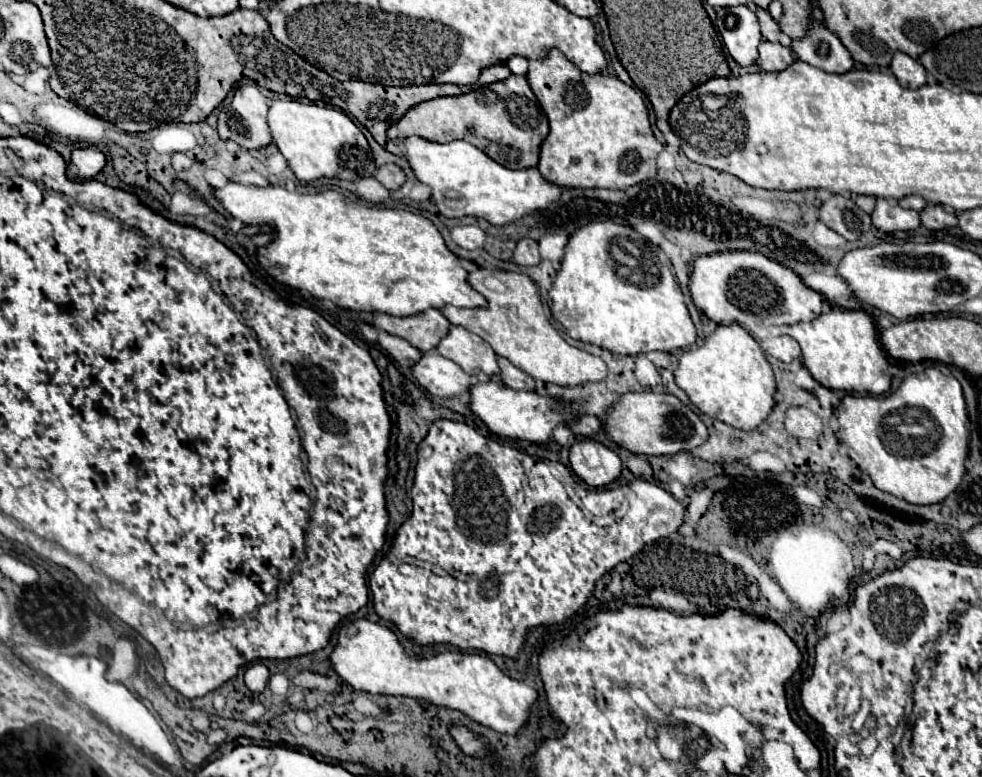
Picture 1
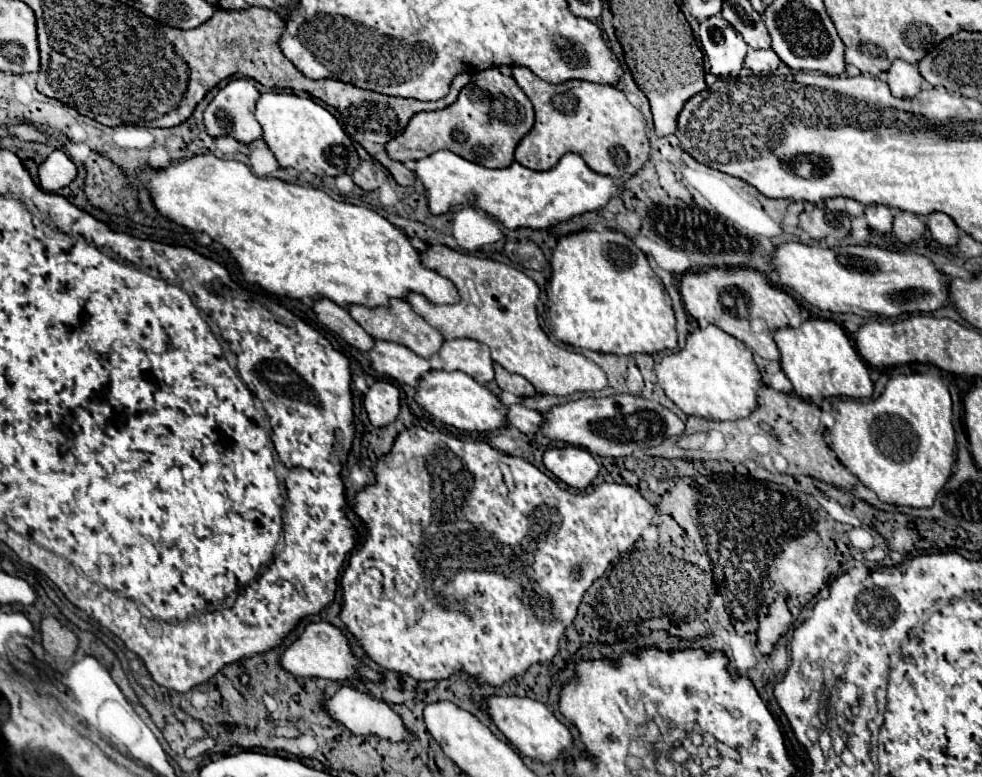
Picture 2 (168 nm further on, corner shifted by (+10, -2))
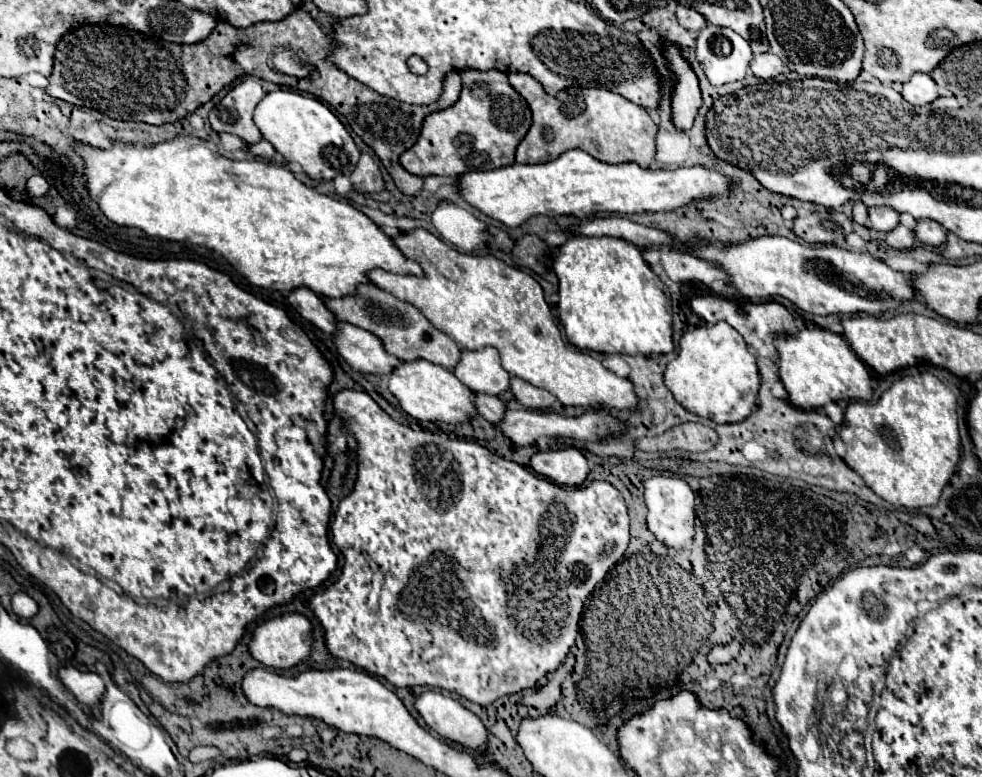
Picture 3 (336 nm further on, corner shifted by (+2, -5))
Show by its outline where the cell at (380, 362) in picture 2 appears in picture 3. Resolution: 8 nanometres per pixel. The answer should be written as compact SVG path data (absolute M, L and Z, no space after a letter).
M351 323L335 325L333 343L337 347L337 353L345 359L345 363L361 373L387 375L399 363L397 357L389 355L381 347L381 341L373 333L361 331Z

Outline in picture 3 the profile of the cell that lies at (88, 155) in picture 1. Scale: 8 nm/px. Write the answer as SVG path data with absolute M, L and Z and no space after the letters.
M33 175L27 179L25 189L27 189L27 195L31 195L31 197L43 197L49 189L49 183L43 175Z

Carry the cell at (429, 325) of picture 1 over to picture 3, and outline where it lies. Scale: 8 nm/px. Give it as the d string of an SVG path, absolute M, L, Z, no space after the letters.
M371 283L357 285L357 291L353 295L345 295L339 299L321 297L321 301L335 315L335 319L357 325L357 327L373 333L375 337L379 337L385 351L401 361L421 357L421 359L427 359L445 369L453 369L459 363L461 351L451 337L447 337L443 331L435 329L417 307L393 297L391 293L379 289Z

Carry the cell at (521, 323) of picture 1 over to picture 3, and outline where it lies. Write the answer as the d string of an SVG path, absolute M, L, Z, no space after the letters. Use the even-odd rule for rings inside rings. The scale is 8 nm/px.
M427 229L405 231L397 237L393 237L393 243L403 255L407 255L407 259L413 259L421 265L421 269L425 271L423 277L371 269L367 273L369 281L373 285L377 285L379 289L389 291L397 299L415 305L439 331L449 335L461 349L475 351L475 349L481 349L487 345L495 347L501 355L503 369L509 375L515 375L539 389L549 389L563 405L585 407L585 409L603 407L603 409L617 409L617 411L637 411L639 409L639 397L629 379L617 377L615 373L605 369L599 359L565 345L565 341L561 339L561 331L557 329L557 325L553 321L551 309L543 297L543 289L529 273L525 273L517 267L511 267L493 255L459 253L451 245L441 241L439 237L431 235ZM477 323L483 323L485 329L481 329L481 331L475 329Z

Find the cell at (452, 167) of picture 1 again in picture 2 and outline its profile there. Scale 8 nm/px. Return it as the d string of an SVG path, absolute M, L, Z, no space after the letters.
M439 150L431 156L415 160L415 178L427 190L431 214L449 214L455 206L471 206L485 210L499 220L507 230L517 228L549 228L577 214L599 210L619 192L619 184L611 176L601 176L583 162L577 154L565 154L549 172L535 172L519 162L509 168L491 170L461 158L451 150Z

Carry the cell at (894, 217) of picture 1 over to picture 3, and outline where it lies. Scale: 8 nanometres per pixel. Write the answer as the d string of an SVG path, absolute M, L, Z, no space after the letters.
M869 207L869 221L875 231L891 231L899 225L899 213L891 207Z

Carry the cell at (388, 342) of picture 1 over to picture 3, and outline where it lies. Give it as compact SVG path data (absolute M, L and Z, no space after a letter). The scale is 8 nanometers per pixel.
M297 287L297 289L293 289L285 299L297 309L297 313L299 313L303 319L311 321L311 323L313 323L315 327L319 327L321 331L325 331L325 333L333 333L333 331L335 331L337 319L335 319L333 313L323 305L323 301L321 301L321 297L319 297L317 293L309 291L307 287Z

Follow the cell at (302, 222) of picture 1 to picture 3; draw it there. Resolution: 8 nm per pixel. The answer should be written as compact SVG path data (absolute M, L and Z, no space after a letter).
M179 133L175 139L171 141L163 141L163 143L155 143L155 145L137 145L137 143L113 143L109 149L101 149L101 147L93 147L89 143L77 141L75 145L75 153L83 159L83 177L85 177L85 185L87 185L87 193L89 197L99 205L99 209L103 211L103 215L113 221L119 227L135 227L145 231L149 237L157 237L157 239L165 239L165 241L181 241L181 243L189 243L189 245L203 245L209 247L213 251L217 251L219 255L223 255L235 269L237 273L241 273L245 279L249 279L253 285L259 285L263 289L277 289L277 291L291 291L295 287L307 287L317 295L325 295L325 297L345 297L345 295L353 295L355 293L355 285L359 283L367 283L367 271L379 267L391 273L411 273L411 275L423 275L421 267L409 259L405 259L405 255L401 255L401 251L397 251L397 247L393 247L393 241L361 211L357 211L355 207L351 207L345 201L333 199L329 195L317 193L315 189L299 183L291 171L283 169L281 165L273 165L267 161L231 161L227 157L223 157L217 151L217 145L213 141L207 139L199 139L187 133Z

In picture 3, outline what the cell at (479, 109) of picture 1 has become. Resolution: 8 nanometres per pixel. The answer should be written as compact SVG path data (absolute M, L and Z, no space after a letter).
M461 69L459 75L463 81L463 89L461 89L457 103L453 103L447 109L429 113L425 117L425 123L423 123L417 143L401 155L401 165L413 175L459 177L469 171L489 171L489 169L499 169L499 167L507 167L507 165L515 163L515 149L531 127L531 109L529 109L527 101L509 85L507 75L501 71Z

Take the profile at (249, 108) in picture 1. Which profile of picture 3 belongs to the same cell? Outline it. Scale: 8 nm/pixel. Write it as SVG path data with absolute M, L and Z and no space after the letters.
M255 77L241 81L209 111L211 129L237 135L247 143L259 143L261 131L253 123L253 109L263 95L265 93Z

